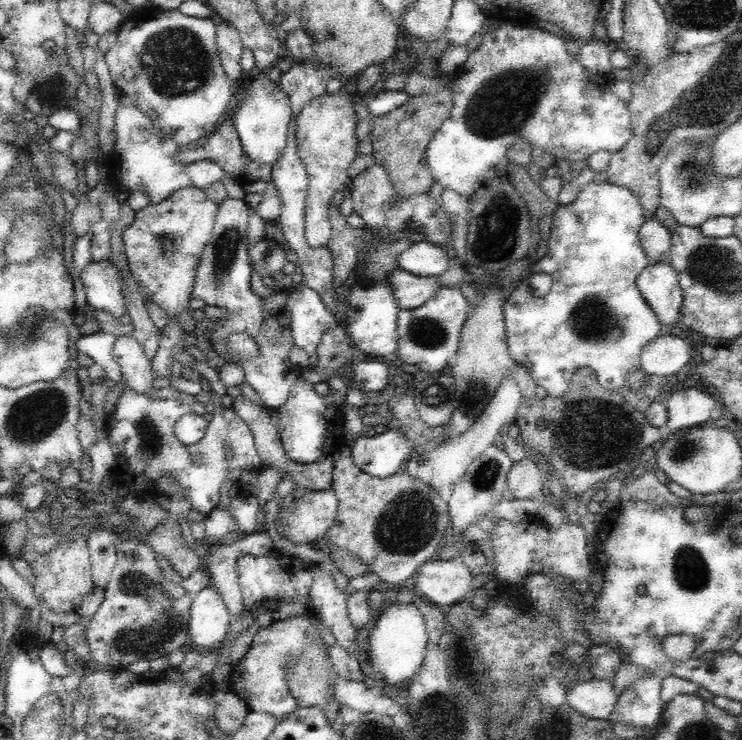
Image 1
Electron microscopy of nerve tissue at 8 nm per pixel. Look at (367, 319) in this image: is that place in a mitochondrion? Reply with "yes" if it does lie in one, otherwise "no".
no

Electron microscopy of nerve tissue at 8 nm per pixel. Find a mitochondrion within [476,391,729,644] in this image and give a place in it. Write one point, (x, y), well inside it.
(691, 572)

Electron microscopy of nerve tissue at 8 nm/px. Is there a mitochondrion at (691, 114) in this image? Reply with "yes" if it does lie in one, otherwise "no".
yes

